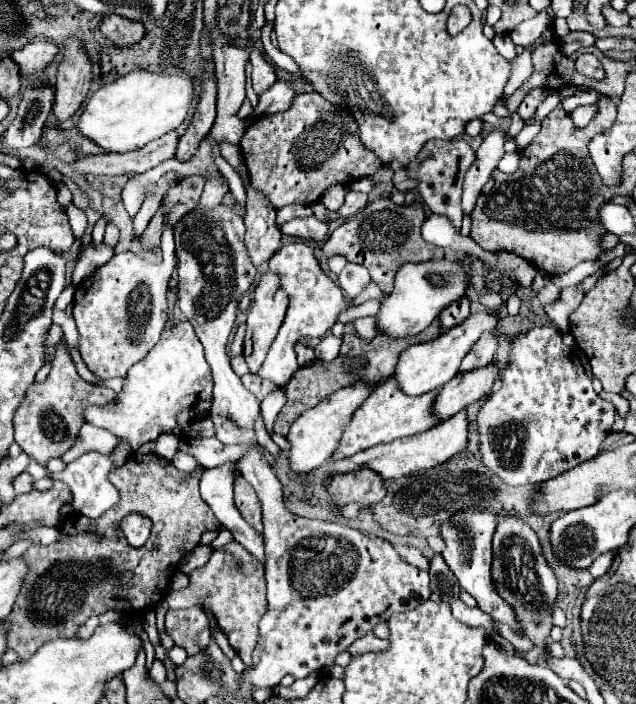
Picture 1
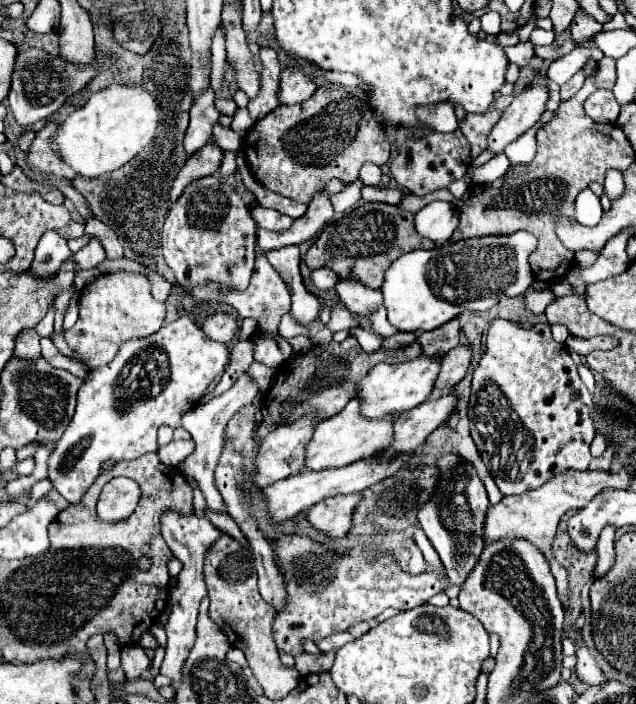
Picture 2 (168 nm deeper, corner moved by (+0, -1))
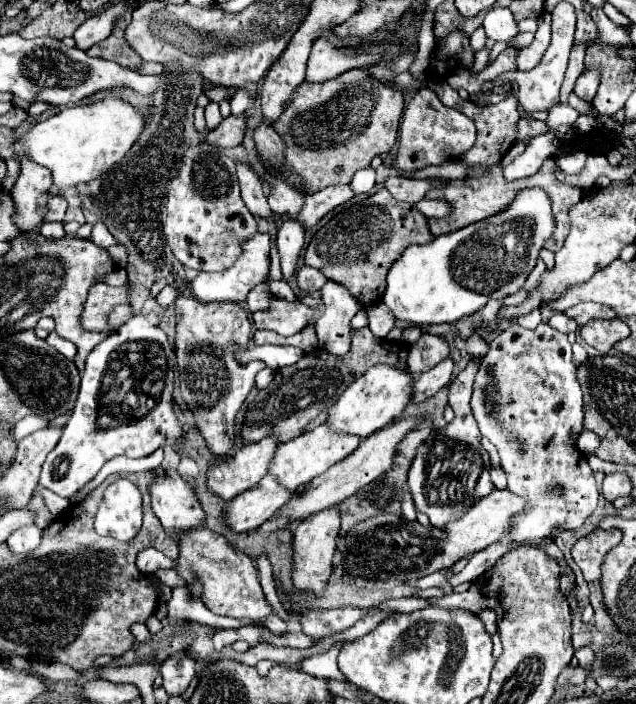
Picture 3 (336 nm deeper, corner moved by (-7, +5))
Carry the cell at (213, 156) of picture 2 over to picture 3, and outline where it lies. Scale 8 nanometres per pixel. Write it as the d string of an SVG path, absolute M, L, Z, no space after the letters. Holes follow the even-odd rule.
M229 116L223 120L221 126L205 132L203 140L217 148L235 148L243 142L245 128L241 128L241 124L245 124L245 116Z

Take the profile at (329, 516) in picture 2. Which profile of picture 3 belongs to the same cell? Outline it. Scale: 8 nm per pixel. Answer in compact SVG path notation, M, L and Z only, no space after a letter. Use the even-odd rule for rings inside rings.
M339 506L325 508L317 514L311 514L309 518L301 520L301 524L295 528L295 560L293 560L293 584L301 594L321 594L325 588L325 582L331 572L331 558L335 554L337 536L341 530L341 510Z

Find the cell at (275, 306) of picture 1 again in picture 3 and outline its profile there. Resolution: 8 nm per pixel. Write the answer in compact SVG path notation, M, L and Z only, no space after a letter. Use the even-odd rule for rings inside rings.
M257 234L253 240L245 242L245 252L241 254L241 260L233 264L233 268L225 272L201 272L191 284L189 290L199 302L245 302L247 294L261 282L269 278L269 234Z

